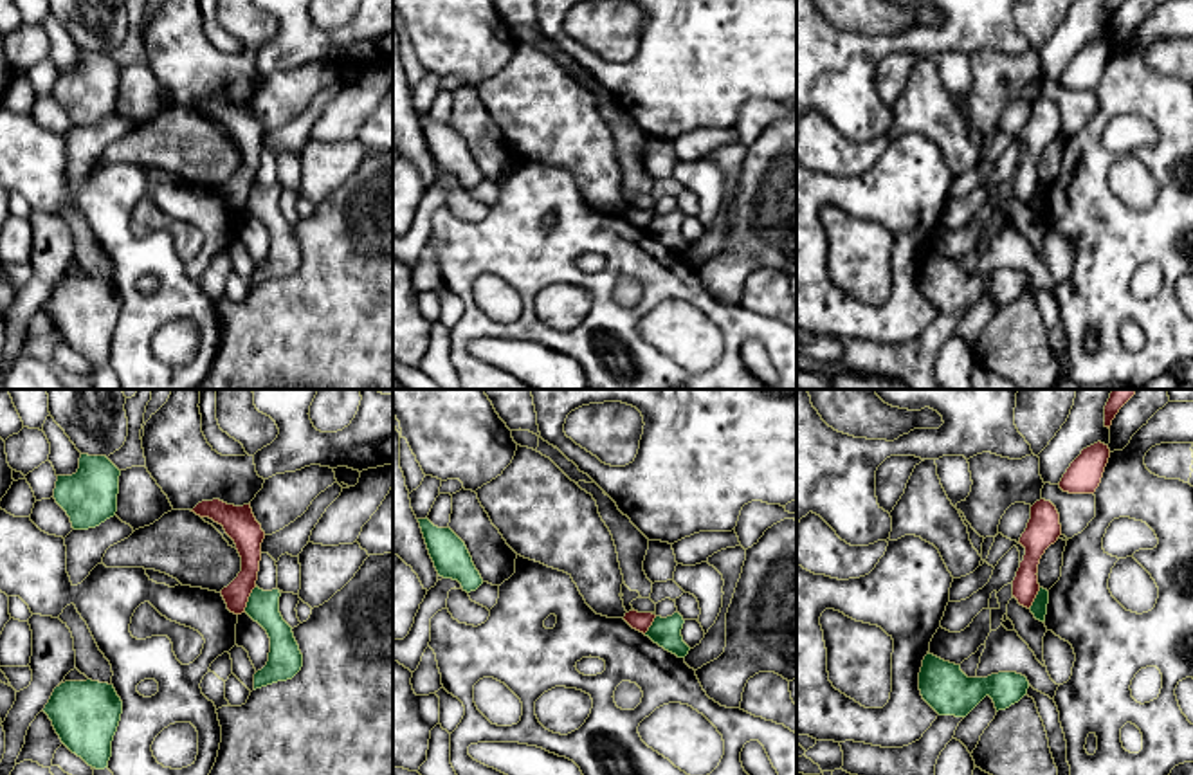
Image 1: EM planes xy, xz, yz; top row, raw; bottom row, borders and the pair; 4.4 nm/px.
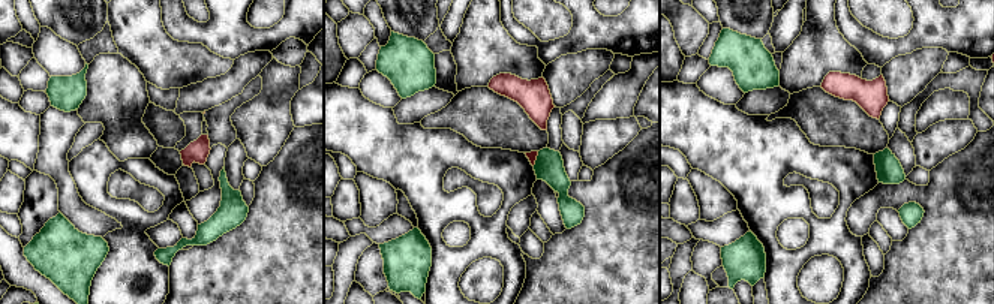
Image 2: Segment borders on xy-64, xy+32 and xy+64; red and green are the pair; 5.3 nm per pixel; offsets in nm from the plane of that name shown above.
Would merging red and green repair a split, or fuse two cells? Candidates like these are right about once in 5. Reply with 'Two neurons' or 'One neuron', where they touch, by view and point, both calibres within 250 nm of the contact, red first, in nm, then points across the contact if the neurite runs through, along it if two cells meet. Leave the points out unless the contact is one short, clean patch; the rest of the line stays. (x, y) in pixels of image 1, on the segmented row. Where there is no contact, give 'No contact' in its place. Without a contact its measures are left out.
Two neurons. Touches red at xy (247, 599). Thickness 110 nm (red) against 140 nm

